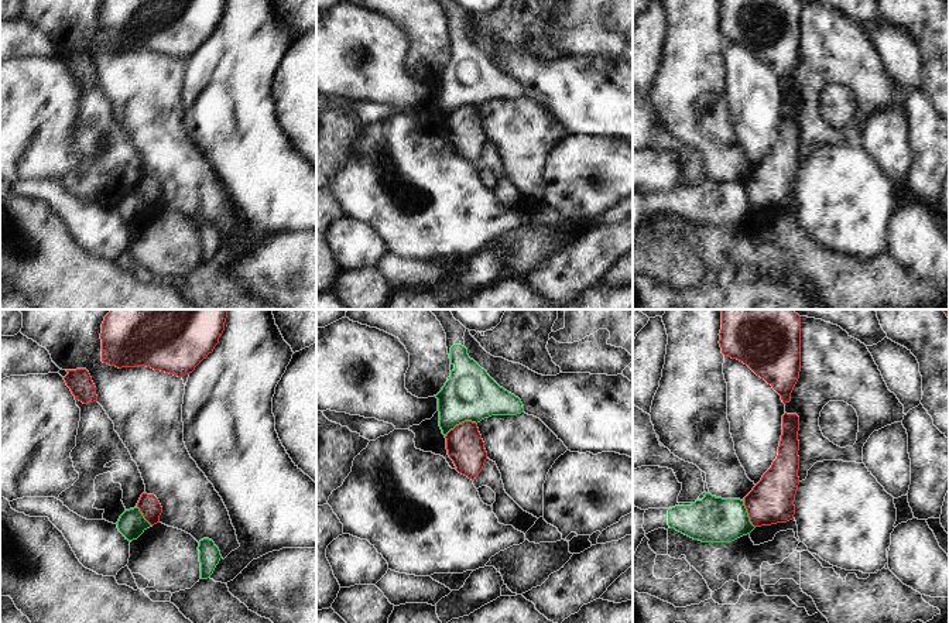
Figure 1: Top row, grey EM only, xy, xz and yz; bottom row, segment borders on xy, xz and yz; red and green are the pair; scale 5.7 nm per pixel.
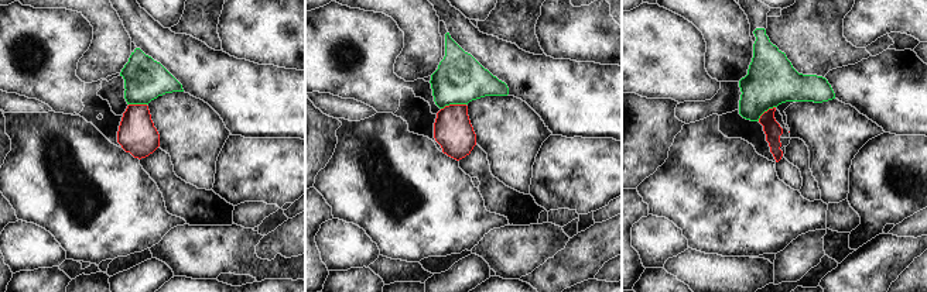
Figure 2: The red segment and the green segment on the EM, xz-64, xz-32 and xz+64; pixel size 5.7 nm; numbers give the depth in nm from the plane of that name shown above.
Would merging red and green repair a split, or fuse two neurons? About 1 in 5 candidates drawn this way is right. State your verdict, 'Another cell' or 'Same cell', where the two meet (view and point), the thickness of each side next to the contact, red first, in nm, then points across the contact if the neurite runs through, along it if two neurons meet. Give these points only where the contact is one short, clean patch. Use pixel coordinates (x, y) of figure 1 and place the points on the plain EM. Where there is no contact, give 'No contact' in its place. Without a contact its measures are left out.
Another cell. Touches red at xz (459, 108). Thickness 220 nm (red) against 300 nm. Boundary: xz (476, 106), (462, 105), (445, 120).

